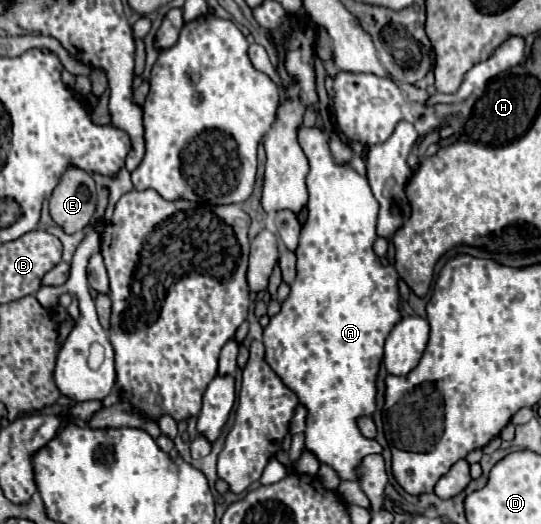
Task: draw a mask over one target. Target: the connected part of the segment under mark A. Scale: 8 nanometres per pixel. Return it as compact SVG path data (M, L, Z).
M301 126L299 128L299 144L309 160L309 174L307 174L307 188L309 188L309 214L307 214L307 220L301 228L301 236L299 236L299 246L295 250L297 254L297 278L295 282L291 284L291 294L289 298L281 304L281 310L279 314L275 314L269 324L263 328L263 344L265 344L265 360L267 364L275 370L275 374L281 378L281 382L293 390L299 398L299 402L307 408L307 426L305 426L305 450L313 452L315 458L321 462L321 464L327 464L331 466L337 476L341 480L353 480L353 482L359 482L361 480L361 462L365 456L369 454L381 454L383 448L379 446L379 442L375 440L367 440L361 430L359 430L359 424L357 420L361 416L373 416L375 412L375 396L377 396L377 374L379 374L379 366L381 366L381 360L383 360L383 344L387 340L387 336L391 334L393 326L403 318L401 310L399 310L399 276L397 276L397 270L391 266L391 264L381 264L379 256L375 254L373 250L373 244L377 240L377 234L375 234L375 224L377 224L377 212L379 212L379 202L375 202L373 194L371 194L371 188L369 188L369 182L365 176L357 174L355 168L351 164L337 164L331 150L329 150L329 138L327 134L313 126L313 128L307 128L307 126Z

